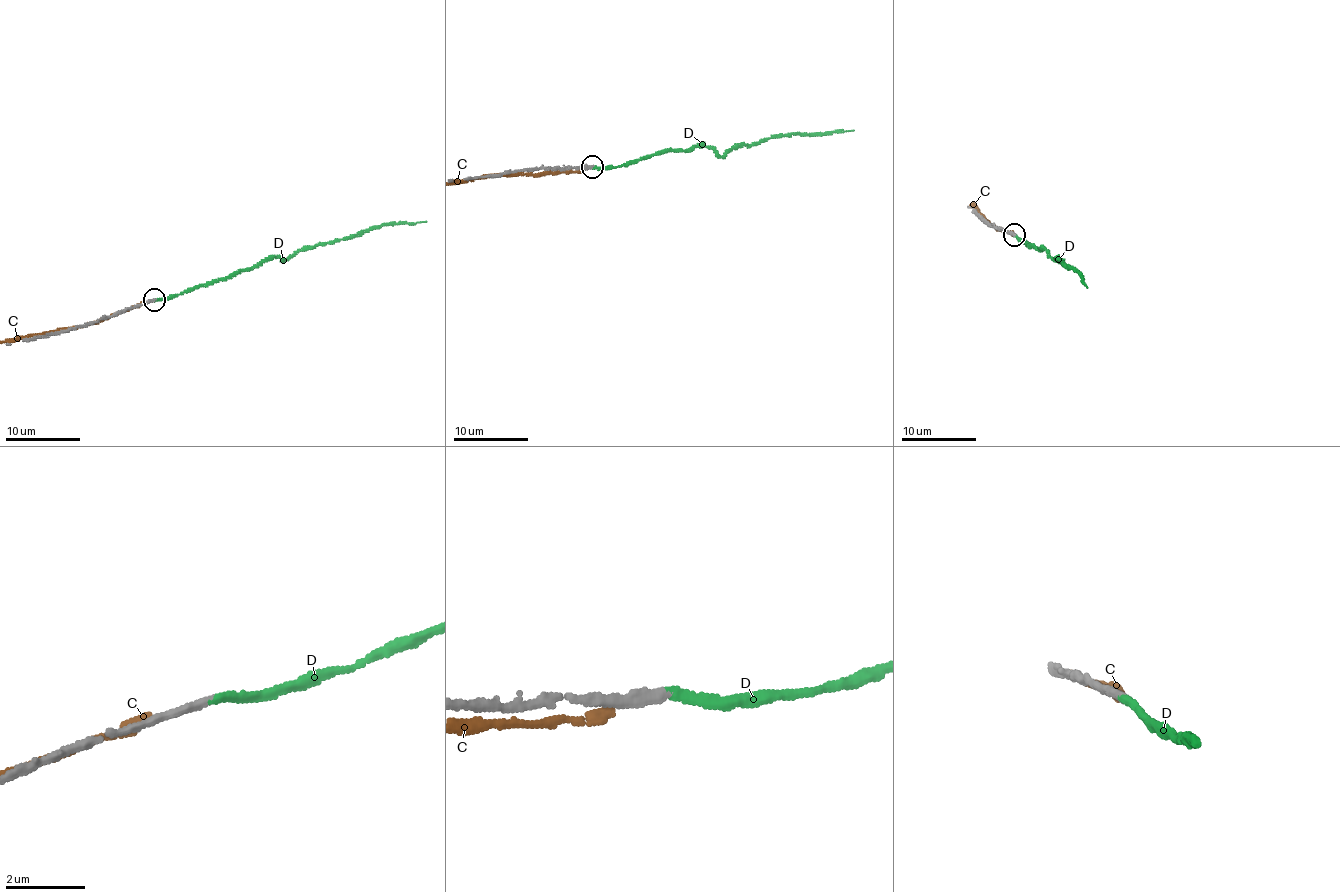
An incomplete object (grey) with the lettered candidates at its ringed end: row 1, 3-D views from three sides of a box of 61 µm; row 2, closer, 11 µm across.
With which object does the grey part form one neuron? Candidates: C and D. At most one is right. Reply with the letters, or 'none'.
D

